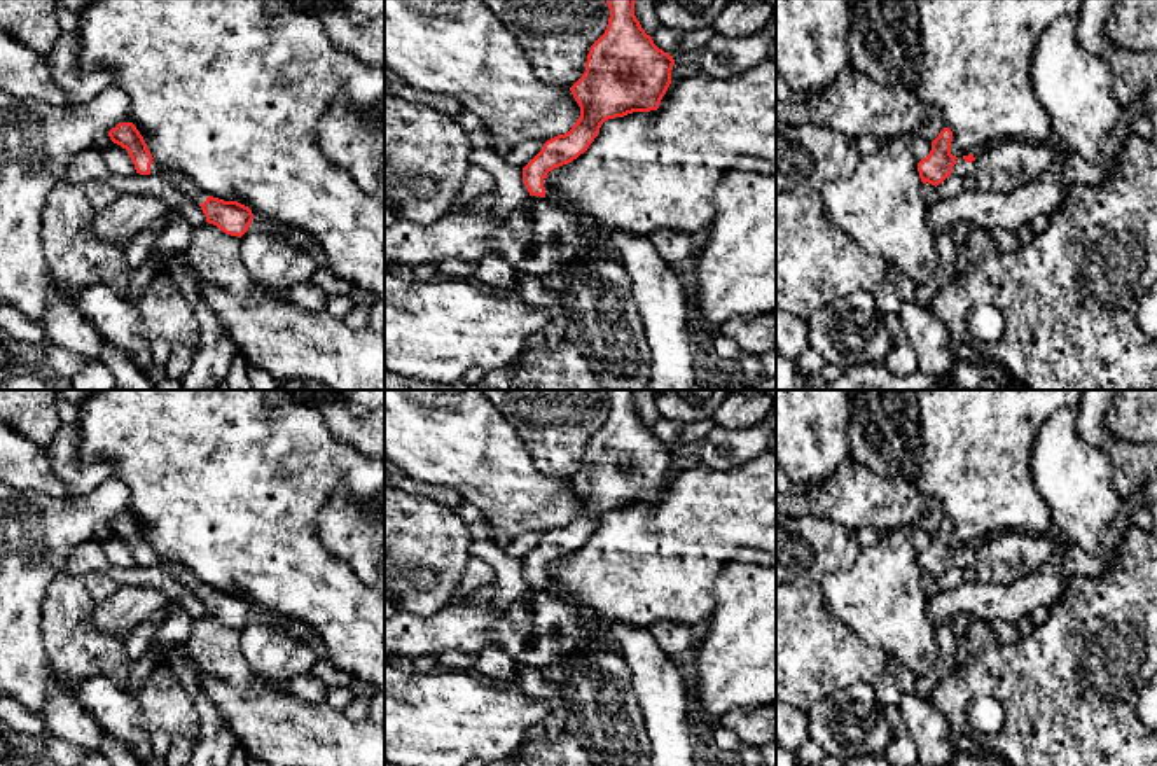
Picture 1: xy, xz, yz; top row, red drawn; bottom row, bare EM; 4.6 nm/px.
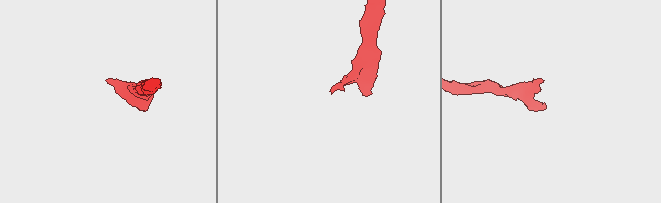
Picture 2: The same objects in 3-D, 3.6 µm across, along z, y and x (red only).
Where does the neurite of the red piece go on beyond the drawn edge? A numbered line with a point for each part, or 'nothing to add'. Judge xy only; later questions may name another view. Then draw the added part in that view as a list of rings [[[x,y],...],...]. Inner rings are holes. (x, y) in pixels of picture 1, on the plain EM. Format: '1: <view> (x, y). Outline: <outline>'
1: xy (175, 571). Outline: [[[156,551],[150,556],[150,567],[163,568],[178,584],[189,588],[194,595],[201,596],[206,593],[208,586],[199,581],[194,574],[184,568],[180,563],[161,558]]]

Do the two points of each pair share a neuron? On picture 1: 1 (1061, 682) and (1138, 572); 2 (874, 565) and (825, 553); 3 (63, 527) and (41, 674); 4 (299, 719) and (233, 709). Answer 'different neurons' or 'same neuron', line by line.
1: same neuron
2: different neurons
3: same neuron
4: same neuron

